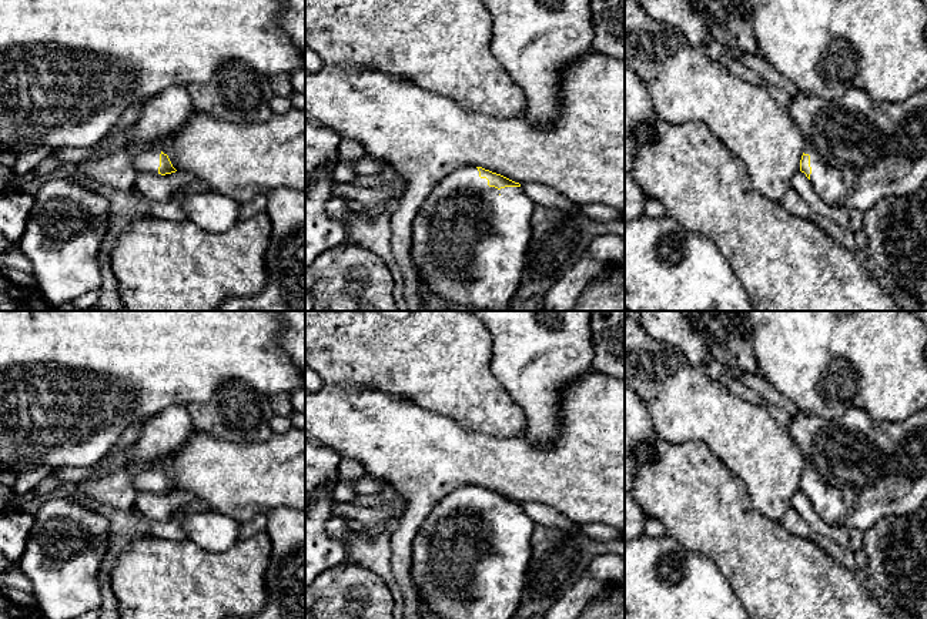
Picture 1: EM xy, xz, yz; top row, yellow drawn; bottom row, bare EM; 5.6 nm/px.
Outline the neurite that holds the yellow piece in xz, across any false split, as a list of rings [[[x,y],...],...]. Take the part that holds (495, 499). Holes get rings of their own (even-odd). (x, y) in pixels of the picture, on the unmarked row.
[[[482,486],[446,495],[412,541],[411,578],[425,606],[446,619],[513,619],[535,525],[519,502]]]

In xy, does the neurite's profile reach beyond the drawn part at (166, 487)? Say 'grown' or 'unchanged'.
grown

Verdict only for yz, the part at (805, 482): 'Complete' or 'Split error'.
Split error

